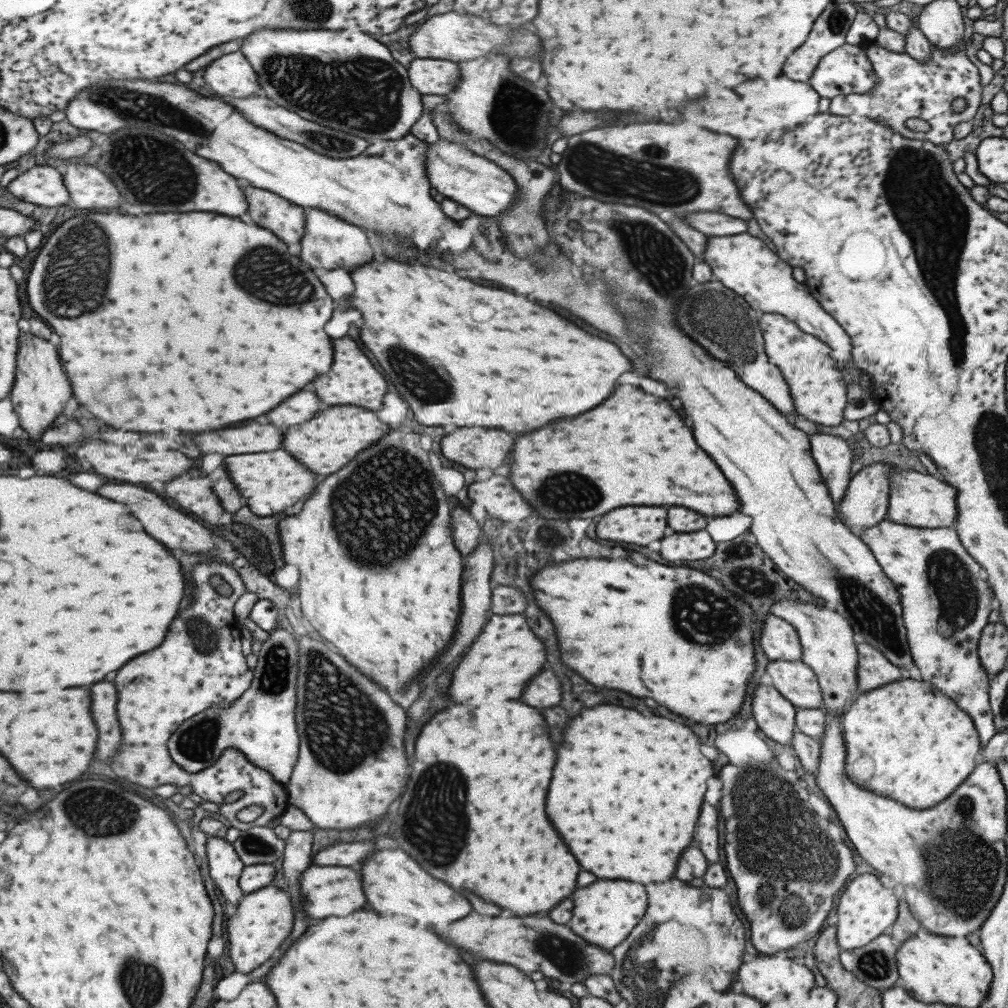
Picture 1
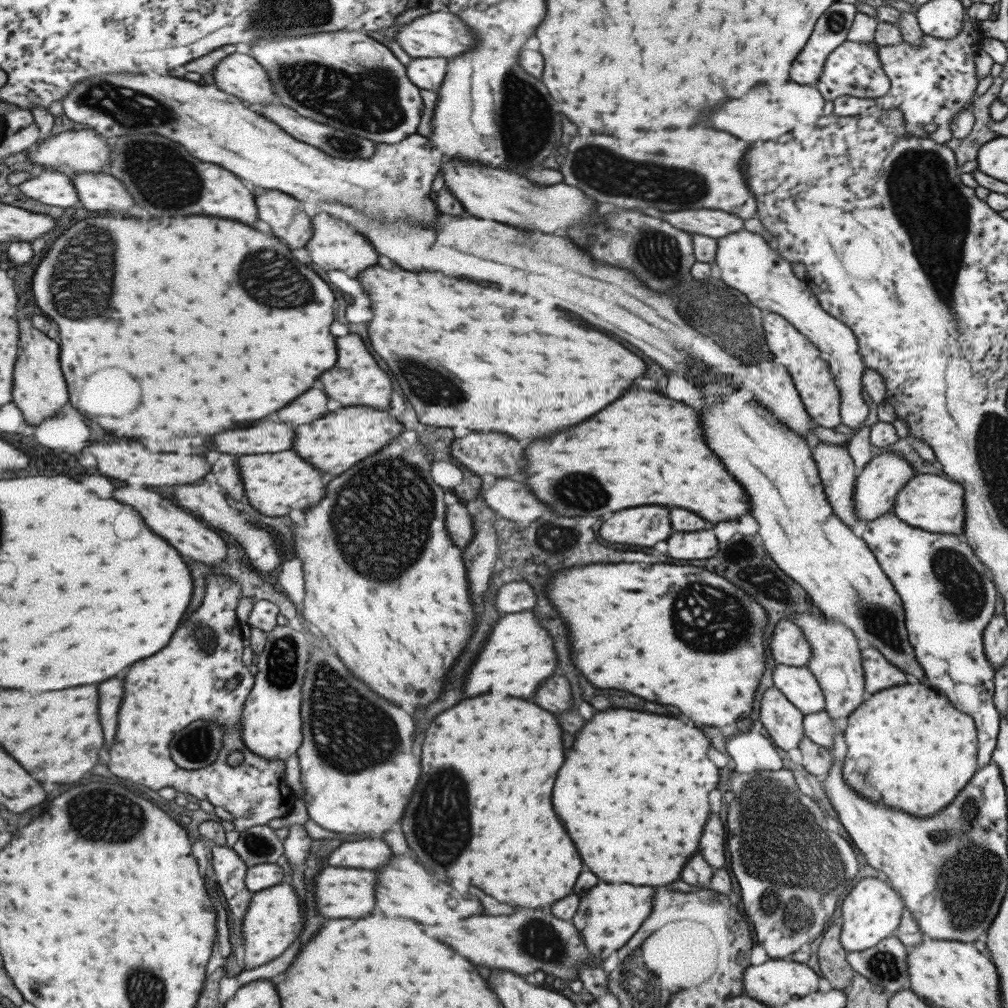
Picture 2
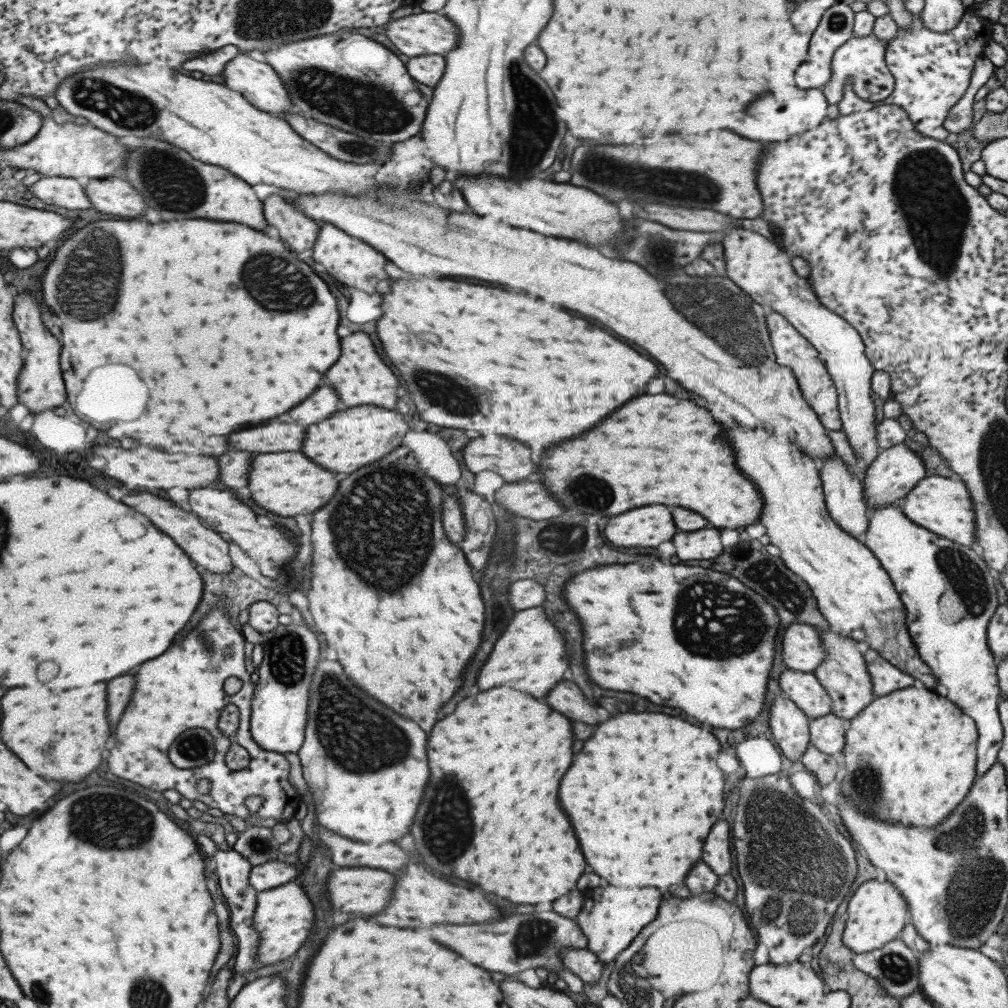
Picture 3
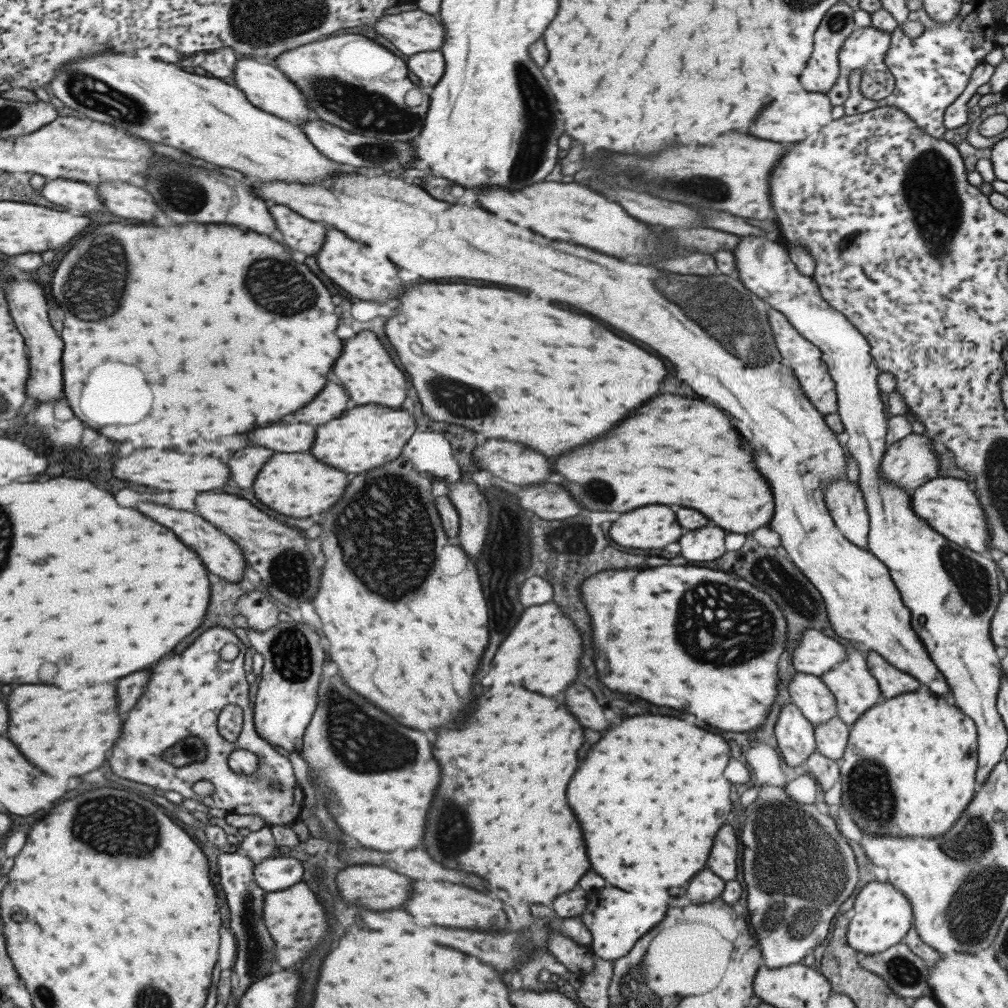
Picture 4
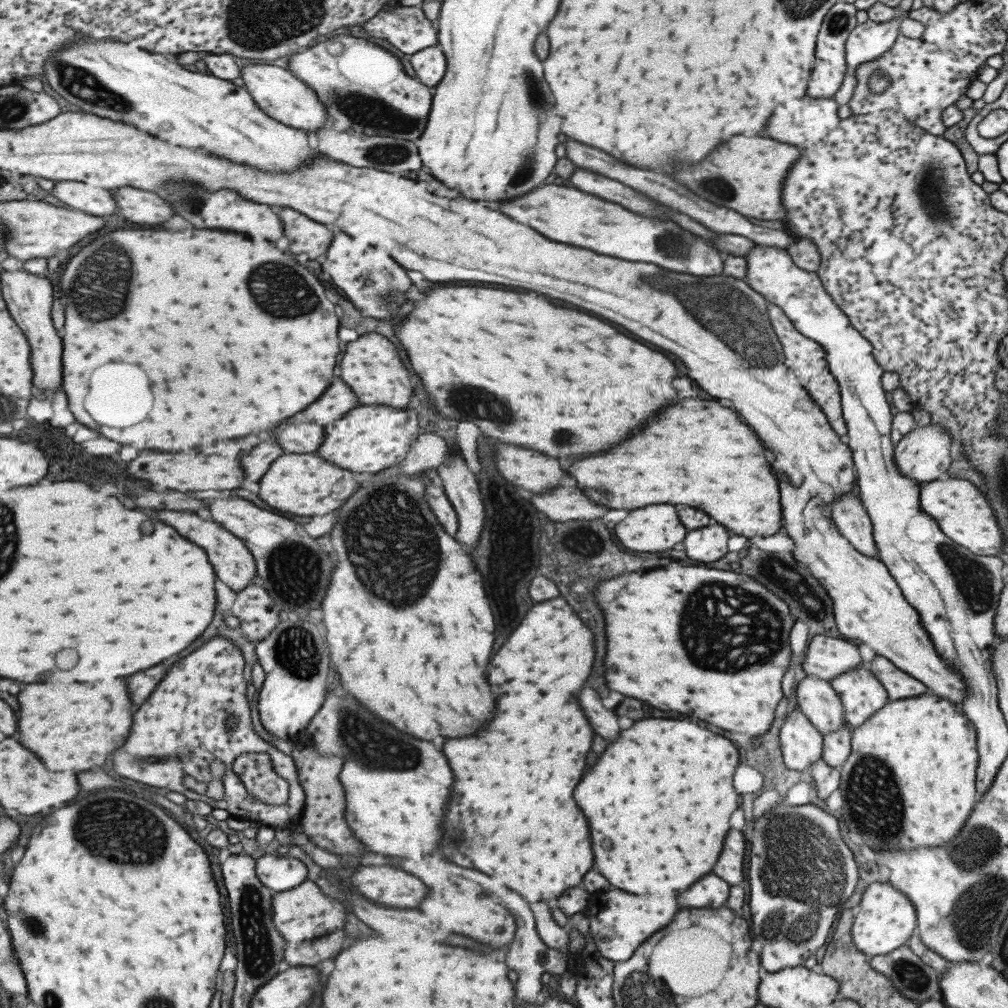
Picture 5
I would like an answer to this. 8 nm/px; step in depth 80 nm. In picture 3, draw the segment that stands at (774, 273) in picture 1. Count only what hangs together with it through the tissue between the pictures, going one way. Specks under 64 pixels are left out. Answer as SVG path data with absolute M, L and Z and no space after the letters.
M743 228L739 229L728 229L727 231L723 232L723 241L721 241L720 246L723 247L723 258L725 260L725 269L727 272L724 273L724 276L727 277L733 284L736 284L745 294L753 300L753 302L765 307L767 310L775 311L777 314L780 314L789 324L805 339L811 343L811 346L817 351L817 356L819 360L822 360L825 365L825 369L833 382L834 387L836 388L836 403L837 403L837 410L839 413L840 418L840 430L845 433L845 436L850 444L850 447L853 451L855 451L860 460L865 462L866 468L868 464L878 455L879 448L876 443L876 426L877 422L875 422L875 410L873 409L873 400L871 399L871 385L869 385L869 380L871 380L871 374L875 372L869 360L864 353L864 344L862 343L861 337L859 333L845 320L842 320L841 317L835 315L835 313L830 312L825 306L821 305L818 299L811 288L811 282L809 282L808 278L799 277L793 271L793 268L790 264L790 257L783 252L783 250L779 249L775 246L773 240L768 240L767 238L763 238L763 236L759 236L758 233L753 231L749 231Z

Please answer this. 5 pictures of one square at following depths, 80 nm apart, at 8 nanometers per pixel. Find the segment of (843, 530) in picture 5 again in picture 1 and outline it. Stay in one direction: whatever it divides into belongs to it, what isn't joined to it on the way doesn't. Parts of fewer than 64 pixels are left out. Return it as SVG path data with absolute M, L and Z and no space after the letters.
M829 429L809 435L808 440L811 458L815 461L820 477L827 486L829 496L834 504L838 505L851 478L850 446L838 435L833 435Z

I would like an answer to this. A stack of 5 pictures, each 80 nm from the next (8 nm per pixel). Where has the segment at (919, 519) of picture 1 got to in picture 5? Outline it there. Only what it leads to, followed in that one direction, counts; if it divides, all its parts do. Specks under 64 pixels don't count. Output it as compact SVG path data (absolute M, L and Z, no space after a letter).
M942 477L932 480L919 489L920 509L938 524L939 530L955 544L976 555L1000 556L1004 548L1004 538L993 510L985 500L983 490L968 480Z

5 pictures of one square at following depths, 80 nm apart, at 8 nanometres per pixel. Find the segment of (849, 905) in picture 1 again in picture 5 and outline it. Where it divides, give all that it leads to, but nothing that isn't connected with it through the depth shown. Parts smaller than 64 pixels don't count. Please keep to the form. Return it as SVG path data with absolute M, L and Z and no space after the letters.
M888 882L871 883L861 893L859 899L859 912L853 916L850 928L851 942L858 951L861 951L867 958L877 955L887 954L907 944L908 938L915 932L916 914L913 905L909 899L896 888L893 888Z

